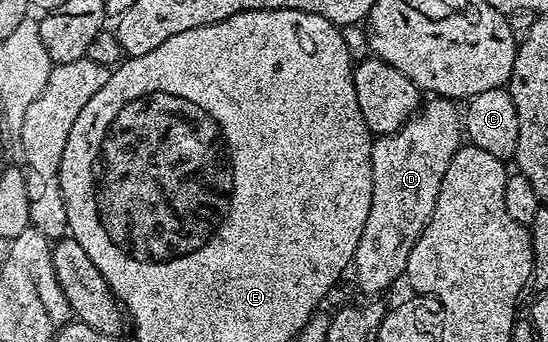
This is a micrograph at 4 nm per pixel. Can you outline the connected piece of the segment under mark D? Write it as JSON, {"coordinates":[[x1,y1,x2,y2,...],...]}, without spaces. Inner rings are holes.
{"coordinates":[[434,96,429,101,427,106,425,103,414,117,407,120,405,126,391,134,375,137,370,147,372,208,368,208,368,220,364,224,364,232,360,232,360,244,356,244,356,252,352,255,352,274,354,270,354,278,366,296,378,296,381,290,388,289,397,278,405,275,408,256,436,208,444,172,448,172,452,156,464,142,464,122,459,107,457,110,454,107,457,105,449,98]]}

